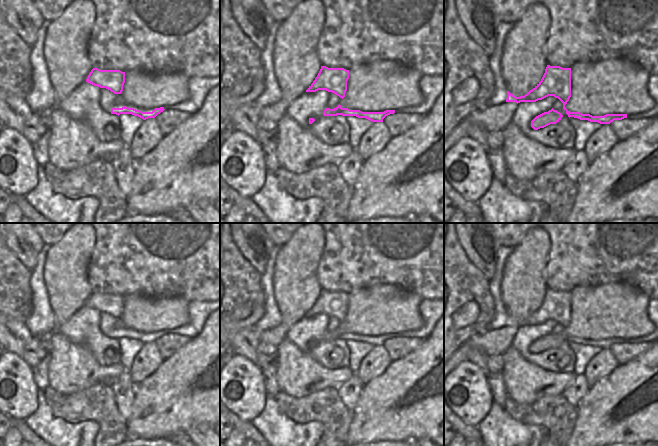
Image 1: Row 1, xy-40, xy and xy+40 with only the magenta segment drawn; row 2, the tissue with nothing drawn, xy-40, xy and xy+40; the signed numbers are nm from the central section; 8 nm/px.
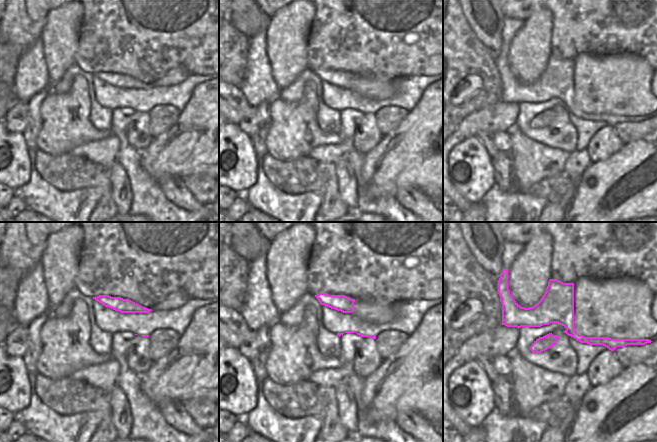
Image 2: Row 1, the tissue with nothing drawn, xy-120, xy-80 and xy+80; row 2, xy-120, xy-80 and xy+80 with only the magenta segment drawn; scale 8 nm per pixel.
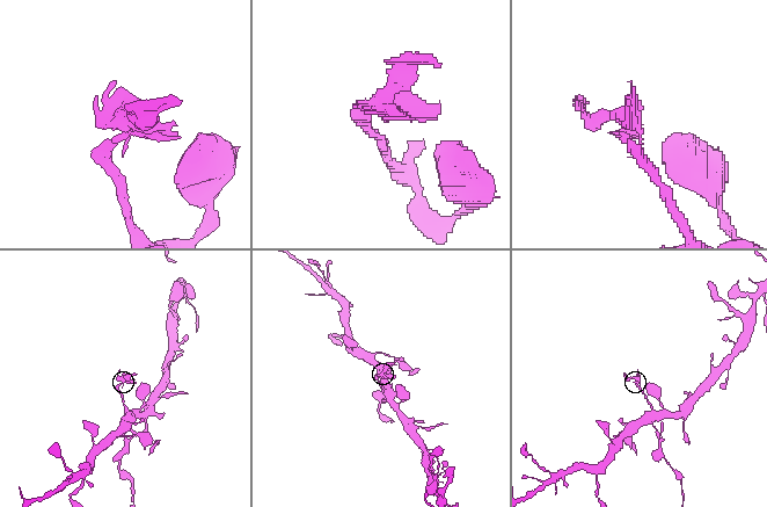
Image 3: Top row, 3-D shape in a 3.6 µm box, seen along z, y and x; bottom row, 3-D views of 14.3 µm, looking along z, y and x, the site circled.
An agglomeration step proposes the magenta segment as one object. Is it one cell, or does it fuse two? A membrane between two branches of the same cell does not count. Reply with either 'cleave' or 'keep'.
keep

